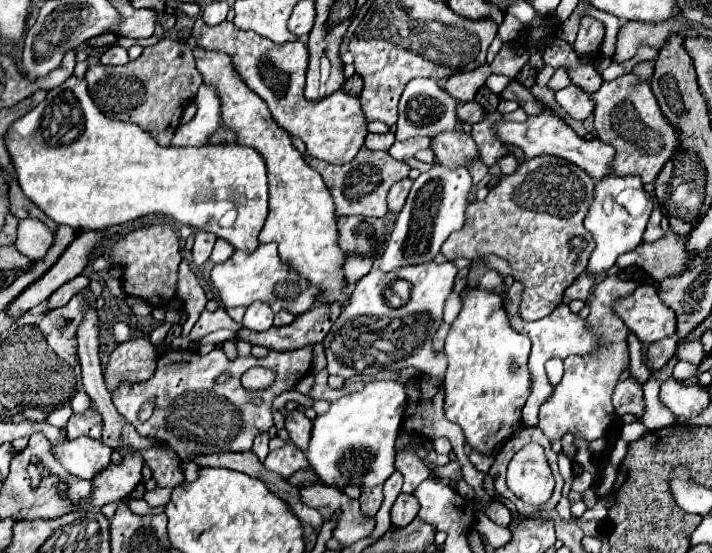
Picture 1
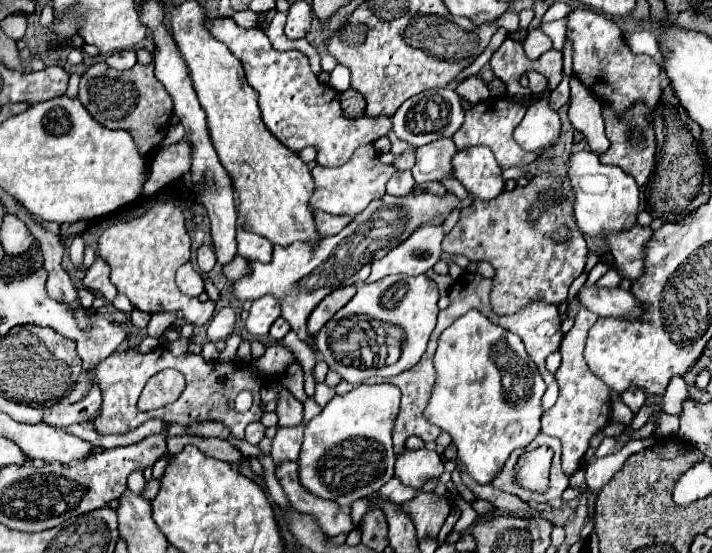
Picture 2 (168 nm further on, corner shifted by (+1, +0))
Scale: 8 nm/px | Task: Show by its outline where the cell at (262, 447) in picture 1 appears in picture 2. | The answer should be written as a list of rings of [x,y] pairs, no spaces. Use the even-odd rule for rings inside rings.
[[[252,422],[252,424],[248,424],[248,428],[246,428],[246,442],[250,442],[250,444],[258,444],[262,438],[264,438],[264,426],[262,426],[262,422]]]

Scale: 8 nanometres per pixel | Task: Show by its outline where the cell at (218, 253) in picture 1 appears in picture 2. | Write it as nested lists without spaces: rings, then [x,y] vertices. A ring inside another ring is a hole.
[[[236,256],[228,266],[224,266],[224,274],[226,274],[226,278],[230,278],[230,280],[244,278],[248,270],[250,270],[250,262],[248,262],[246,258],[242,258],[242,256]]]

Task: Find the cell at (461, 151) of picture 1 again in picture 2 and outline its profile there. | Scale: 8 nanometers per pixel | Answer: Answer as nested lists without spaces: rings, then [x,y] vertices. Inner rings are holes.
[[[476,146],[464,152],[456,152],[452,166],[456,180],[460,180],[464,188],[476,198],[494,200],[504,192],[502,170],[488,148]]]

